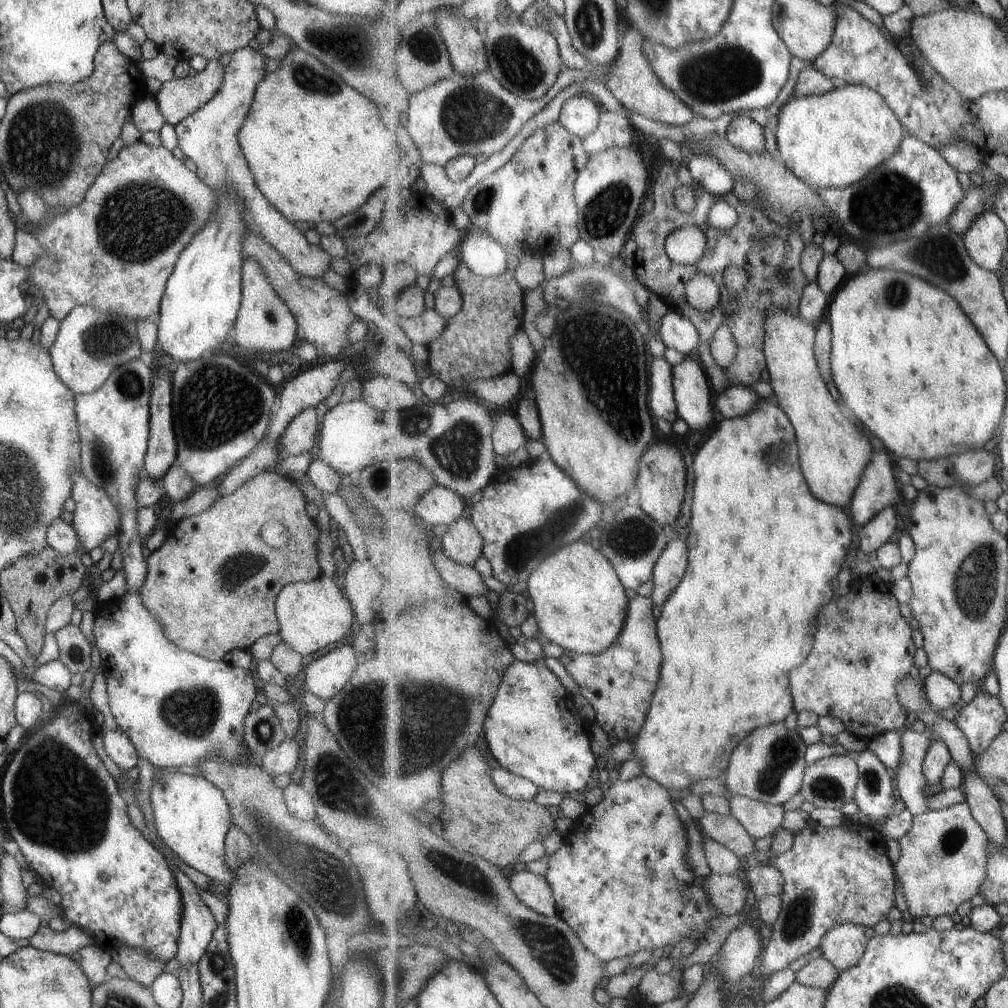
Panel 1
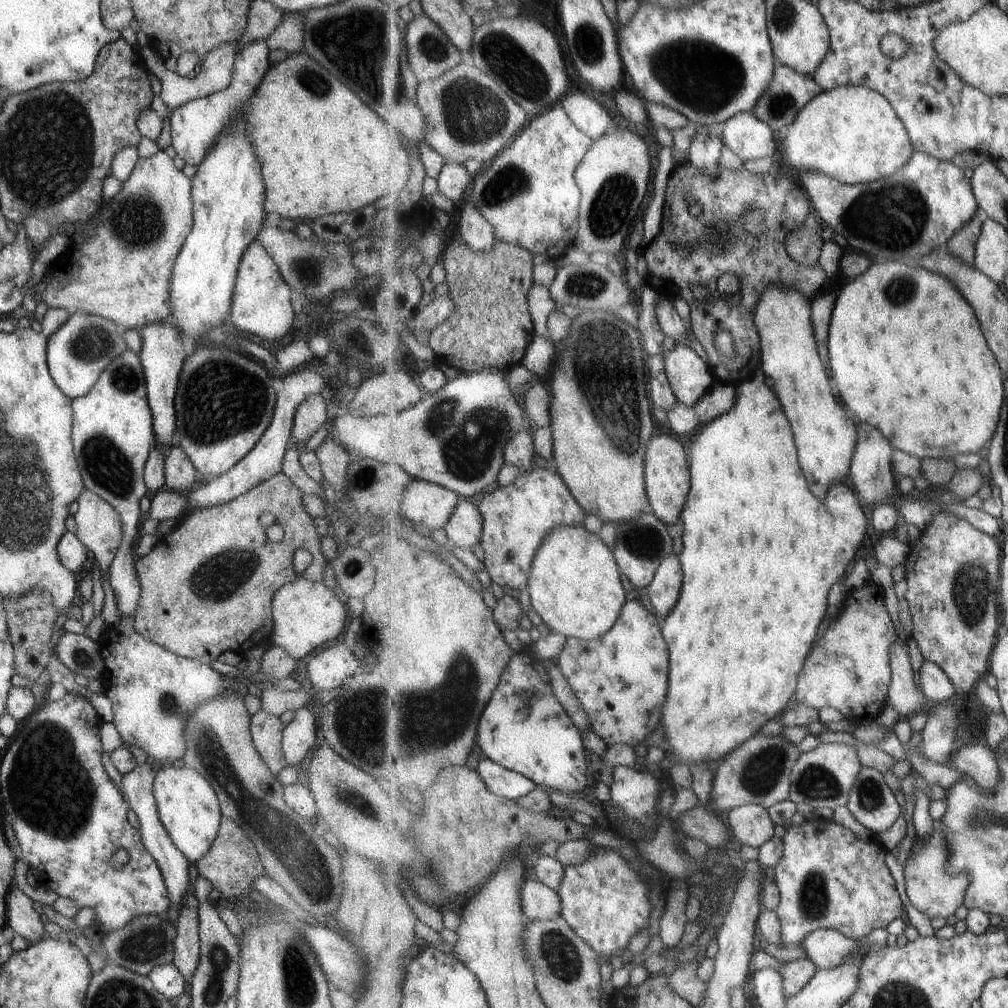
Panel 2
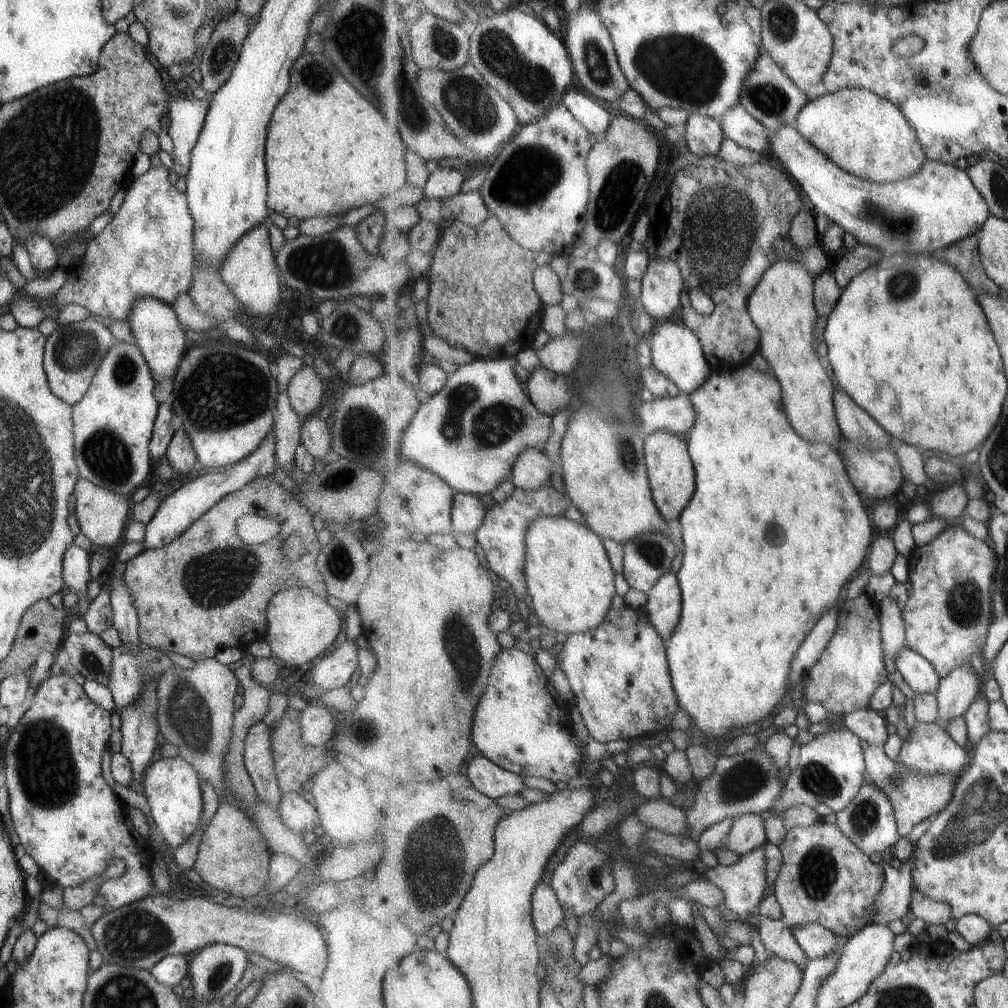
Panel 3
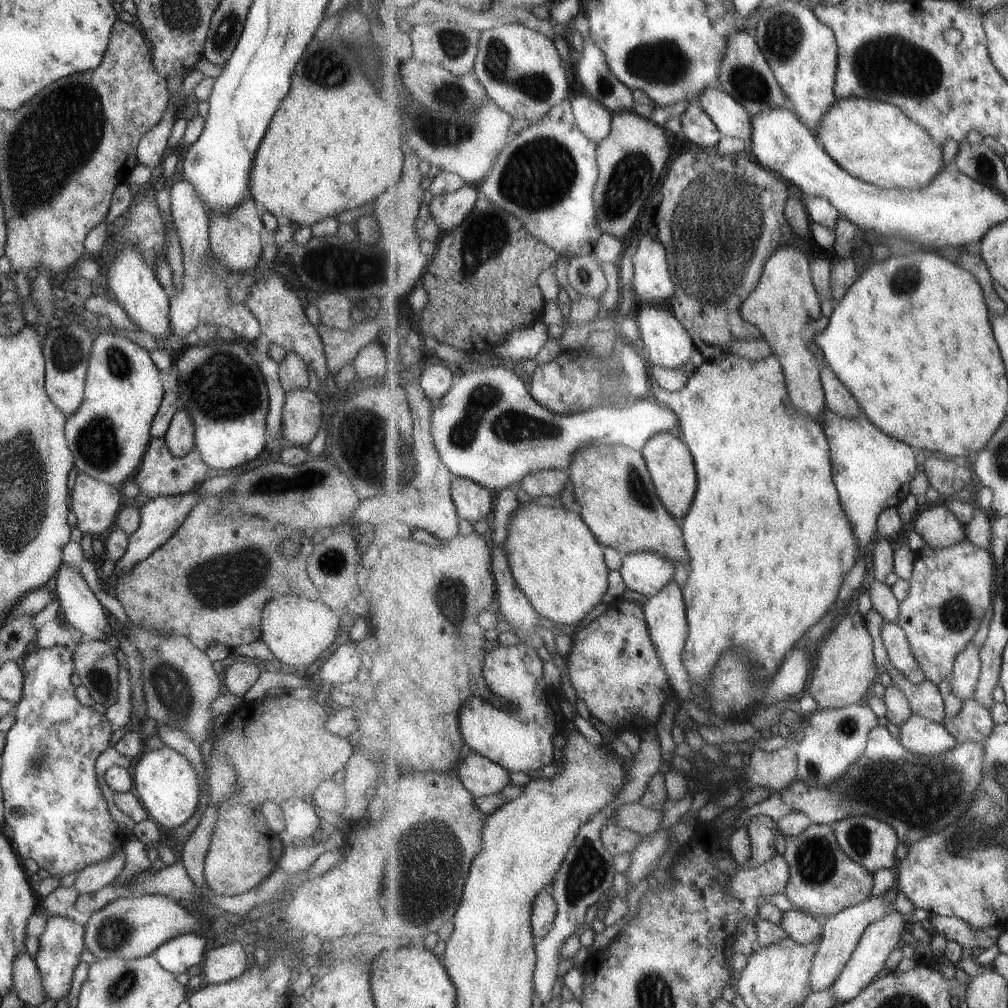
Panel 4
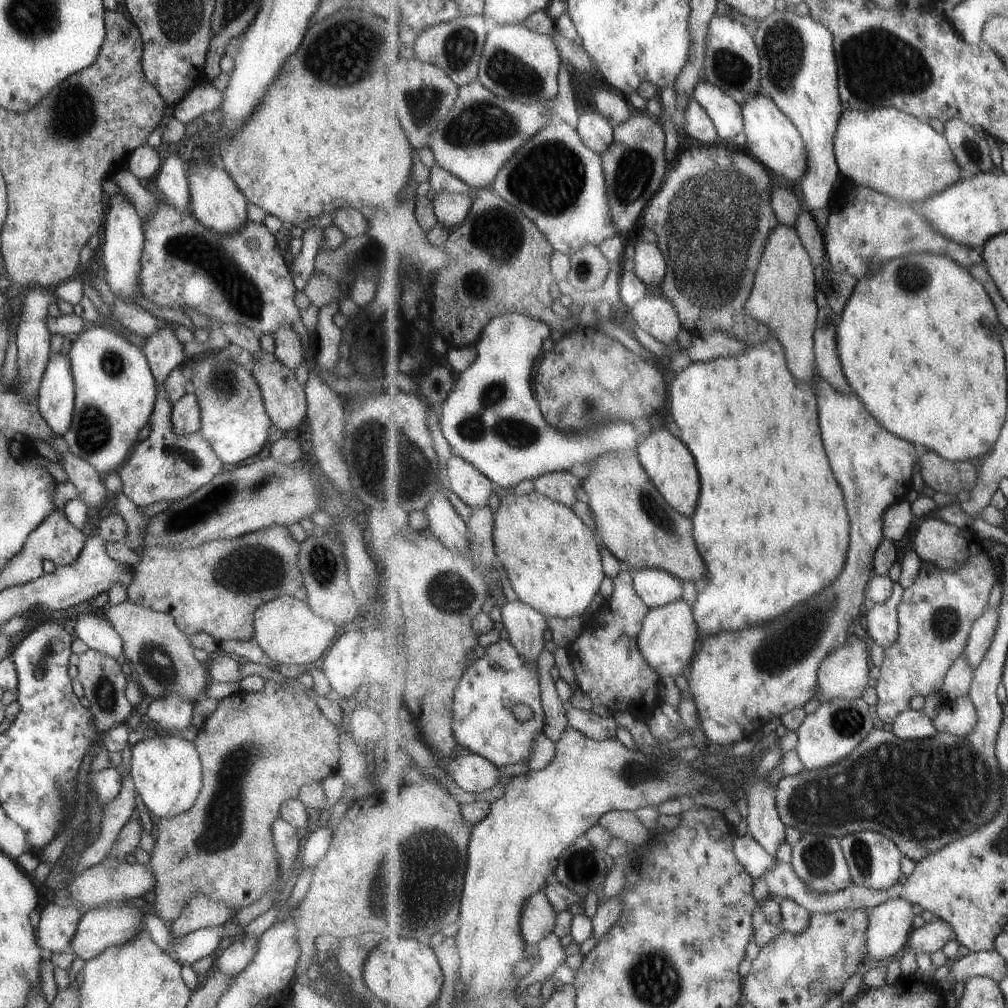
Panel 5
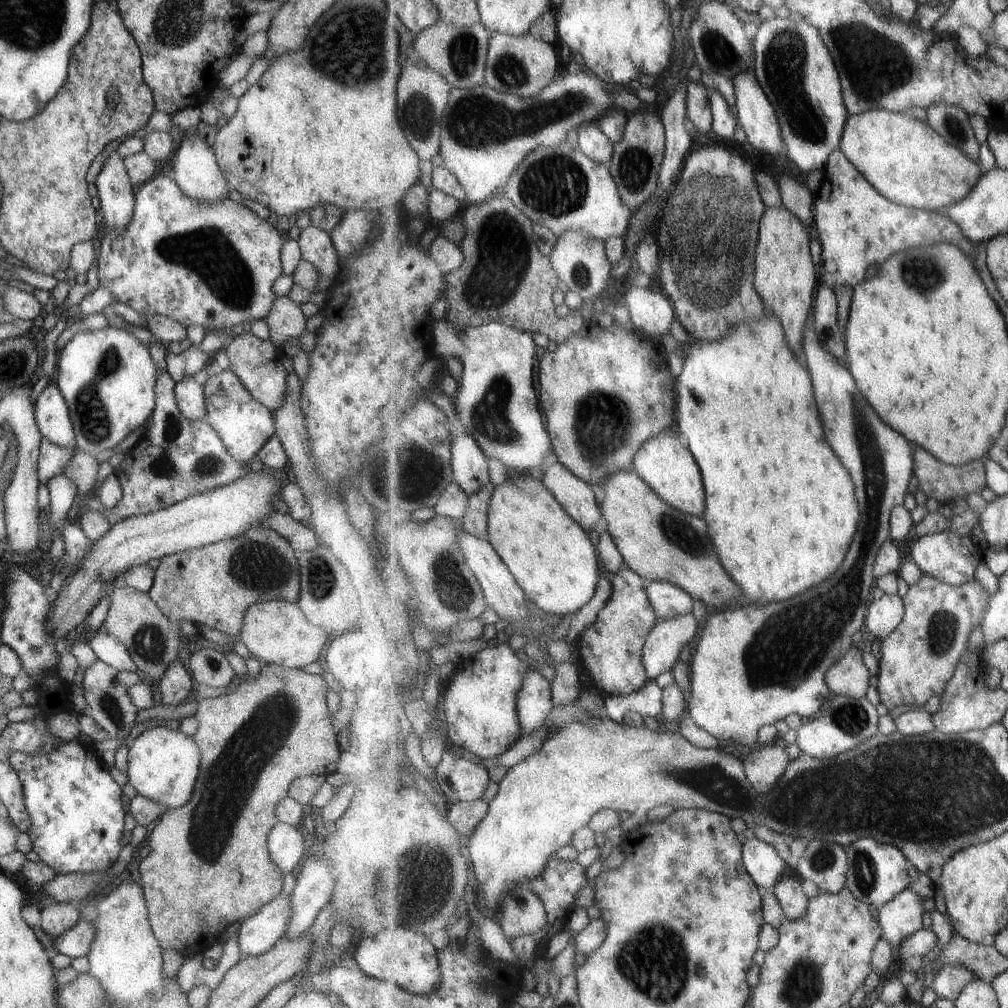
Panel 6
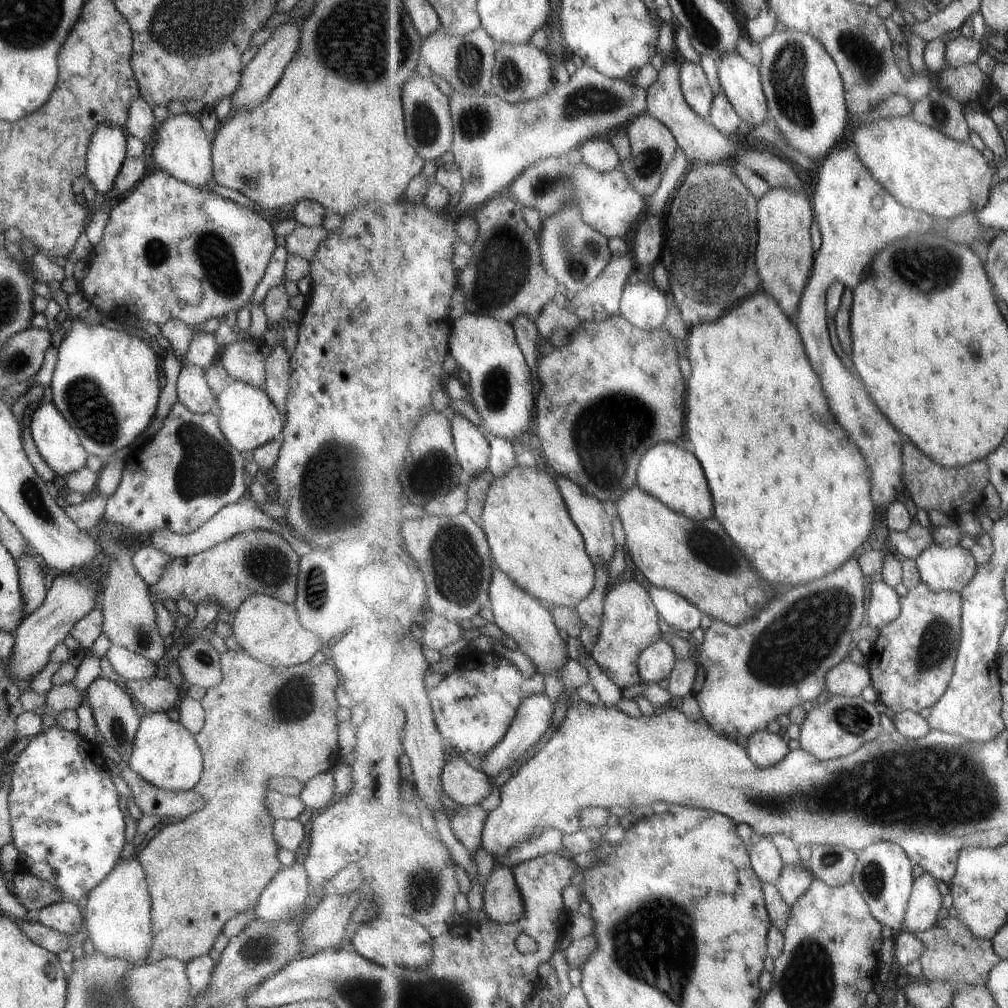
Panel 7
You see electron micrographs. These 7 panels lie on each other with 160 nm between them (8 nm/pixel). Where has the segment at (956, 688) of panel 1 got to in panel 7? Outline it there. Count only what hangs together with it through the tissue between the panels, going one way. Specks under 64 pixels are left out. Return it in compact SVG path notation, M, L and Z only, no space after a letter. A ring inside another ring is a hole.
M880 577L872 579L867 622L880 629L895 621L902 611L901 599L895 589L883 579Z

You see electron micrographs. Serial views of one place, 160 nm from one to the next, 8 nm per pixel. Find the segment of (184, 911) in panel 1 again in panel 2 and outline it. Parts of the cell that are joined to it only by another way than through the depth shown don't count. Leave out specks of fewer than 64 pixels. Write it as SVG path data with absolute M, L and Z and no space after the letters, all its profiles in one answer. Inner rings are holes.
M147 763L136 764L127 774L121 777L121 794L124 796L128 808L131 809L138 818L141 835L141 842L147 852L153 857L161 871L164 885L170 902L175 904L177 910L182 903L182 896L188 885L188 860L177 850L171 842L165 827L161 824L156 811L156 802L152 793L152 782L154 774Z

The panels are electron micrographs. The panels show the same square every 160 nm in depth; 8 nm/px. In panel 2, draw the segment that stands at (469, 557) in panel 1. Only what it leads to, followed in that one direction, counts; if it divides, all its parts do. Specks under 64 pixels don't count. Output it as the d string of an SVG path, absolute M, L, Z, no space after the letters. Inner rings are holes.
M460 497L449 522L445 525L447 542L453 546L472 548L480 542L484 531L484 518L479 507Z

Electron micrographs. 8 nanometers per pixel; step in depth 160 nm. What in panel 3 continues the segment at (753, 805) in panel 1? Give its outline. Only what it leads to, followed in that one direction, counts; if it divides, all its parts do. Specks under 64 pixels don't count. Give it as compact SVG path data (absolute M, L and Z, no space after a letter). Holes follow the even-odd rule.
M754 813L735 817L727 839L727 848L739 856L763 847L768 842L764 819Z

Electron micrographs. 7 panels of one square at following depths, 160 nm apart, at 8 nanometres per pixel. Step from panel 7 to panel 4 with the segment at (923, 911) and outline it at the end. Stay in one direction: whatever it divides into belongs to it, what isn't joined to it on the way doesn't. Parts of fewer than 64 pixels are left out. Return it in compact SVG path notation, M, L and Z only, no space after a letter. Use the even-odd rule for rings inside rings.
M893 911L885 914L881 920L872 922L860 937L858 947L852 954L851 960L847 963L845 970L834 984L834 995L838 1005L856 999L872 982L875 976L886 967L886 962L893 948L903 946L901 934L903 934L903 916L900 911Z

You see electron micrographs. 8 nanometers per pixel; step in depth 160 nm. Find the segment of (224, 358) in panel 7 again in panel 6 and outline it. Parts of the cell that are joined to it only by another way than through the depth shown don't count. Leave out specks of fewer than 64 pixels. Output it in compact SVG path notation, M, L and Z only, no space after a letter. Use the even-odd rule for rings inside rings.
M249 332L235 335L223 348L229 361L229 370L237 375L241 384L253 397L253 400L264 404L271 413L275 412L283 403L286 395L286 371L281 365L281 352L270 339L258 339Z

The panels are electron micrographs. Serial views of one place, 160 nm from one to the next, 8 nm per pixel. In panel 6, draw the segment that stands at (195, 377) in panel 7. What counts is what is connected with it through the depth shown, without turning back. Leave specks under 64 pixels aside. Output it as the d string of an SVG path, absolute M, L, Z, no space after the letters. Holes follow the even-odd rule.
M192 376L174 383L174 399L179 412L187 420L205 418L204 388Z

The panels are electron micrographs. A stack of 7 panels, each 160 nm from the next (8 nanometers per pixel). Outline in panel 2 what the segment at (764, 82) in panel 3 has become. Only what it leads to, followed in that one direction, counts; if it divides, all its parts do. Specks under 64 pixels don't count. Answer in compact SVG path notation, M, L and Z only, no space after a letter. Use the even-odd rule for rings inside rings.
M779 60L776 62L773 76L773 80L770 80L769 86L757 101L753 114L766 122L775 132L783 134L797 120L800 110L821 94L824 88L811 75L802 75Z

